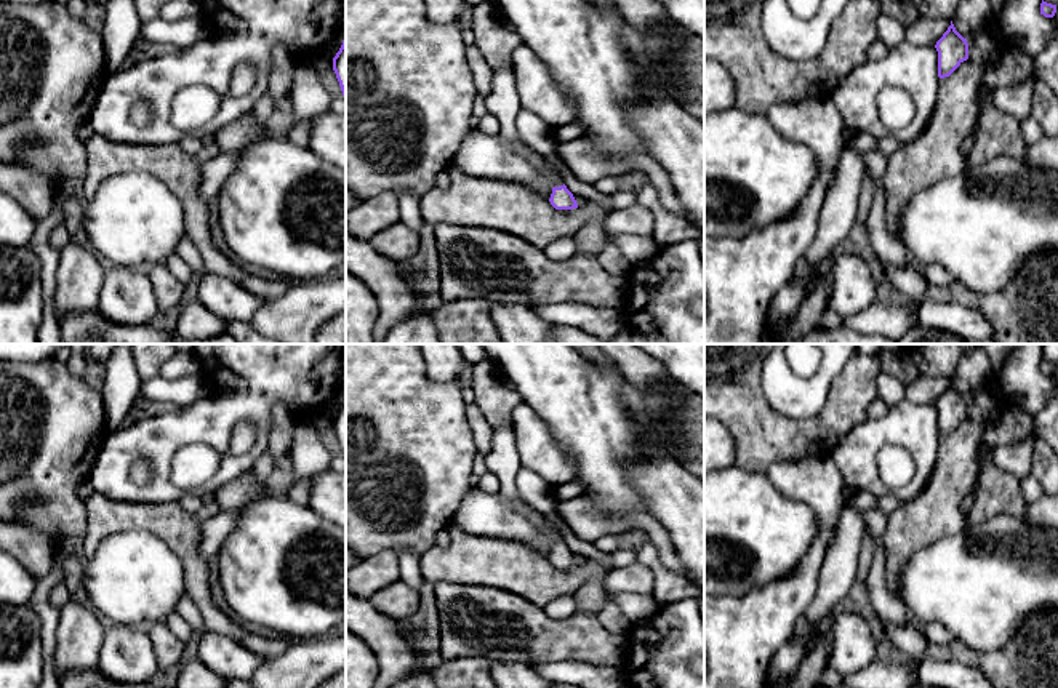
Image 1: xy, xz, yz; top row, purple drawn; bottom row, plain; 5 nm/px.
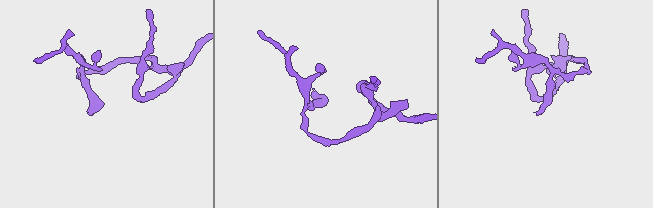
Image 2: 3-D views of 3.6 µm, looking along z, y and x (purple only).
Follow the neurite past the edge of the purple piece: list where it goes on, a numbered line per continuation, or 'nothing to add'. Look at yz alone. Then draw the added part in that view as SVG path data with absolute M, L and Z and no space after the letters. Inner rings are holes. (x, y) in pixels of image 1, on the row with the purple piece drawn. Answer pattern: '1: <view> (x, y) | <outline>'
nothing to add

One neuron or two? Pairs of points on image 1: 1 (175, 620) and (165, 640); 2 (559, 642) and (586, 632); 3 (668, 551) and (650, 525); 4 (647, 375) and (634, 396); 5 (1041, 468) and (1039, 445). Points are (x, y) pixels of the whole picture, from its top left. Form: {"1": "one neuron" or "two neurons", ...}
{"1": "two neurons", "2": "one neuron", "3": "one neuron", "4": "two neurons", "5": "one neuron"}

